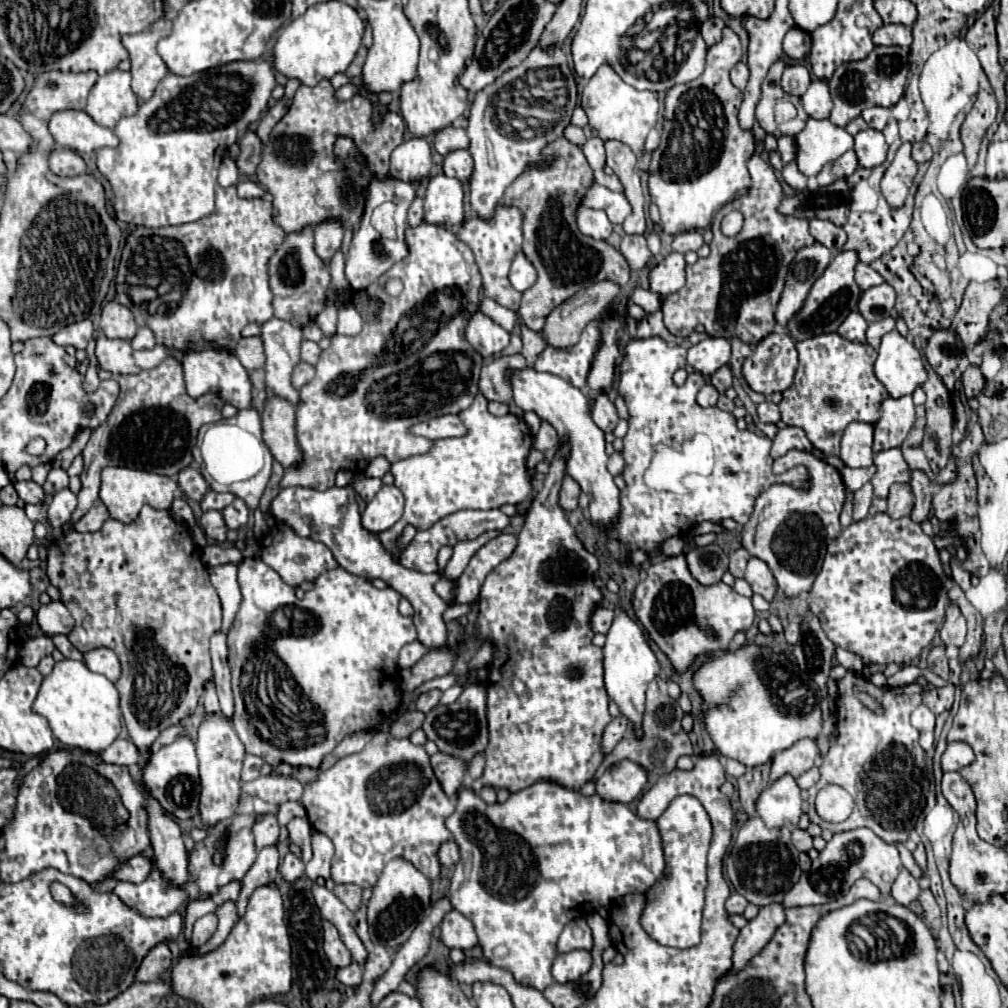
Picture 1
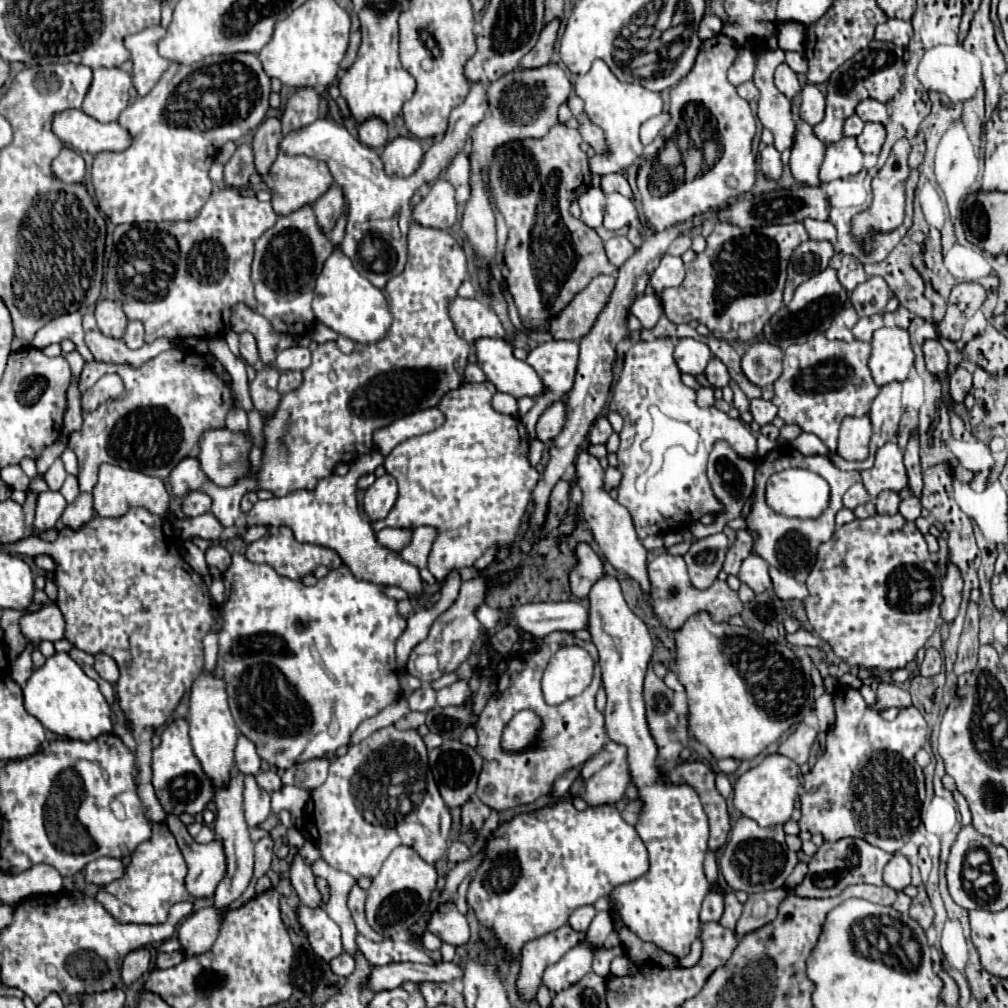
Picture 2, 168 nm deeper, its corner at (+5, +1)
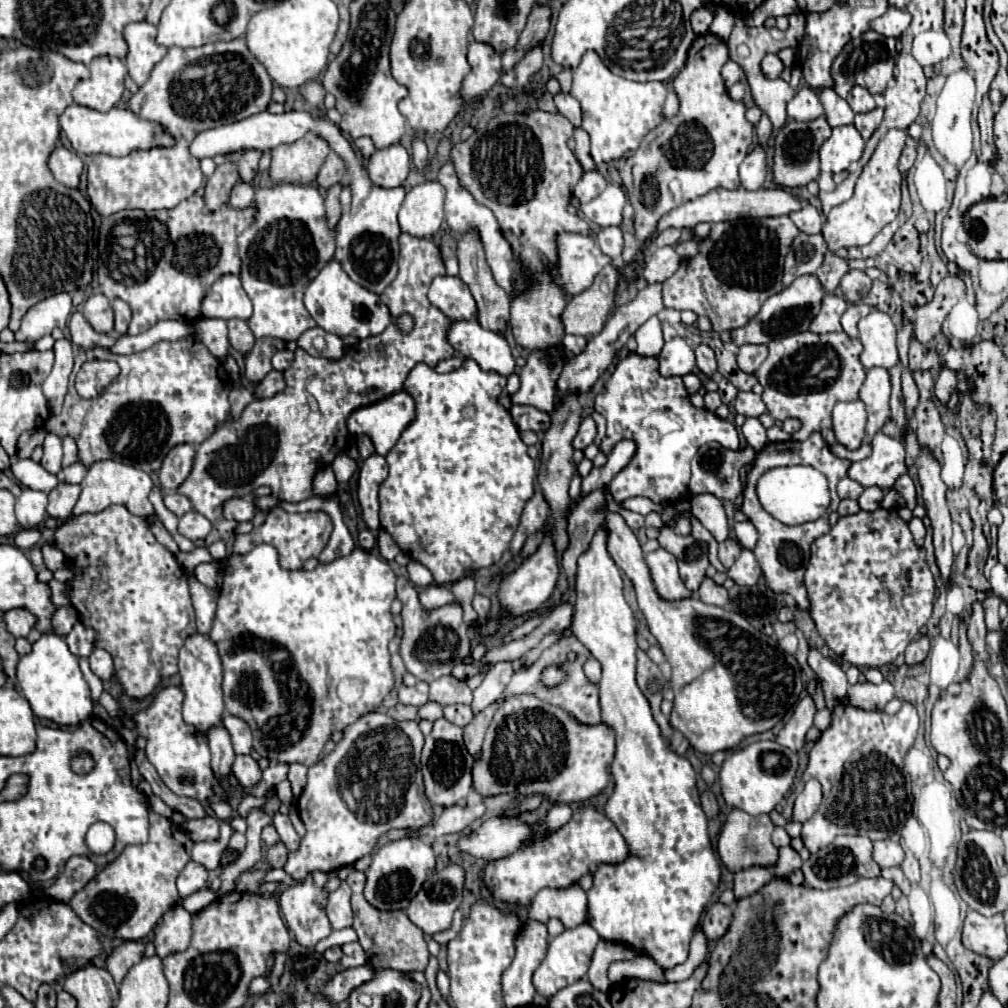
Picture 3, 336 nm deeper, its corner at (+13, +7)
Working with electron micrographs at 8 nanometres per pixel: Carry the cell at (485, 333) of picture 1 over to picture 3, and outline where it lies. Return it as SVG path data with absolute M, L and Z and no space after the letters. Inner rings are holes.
M437 276L429 288L429 300L449 320L471 320L477 314L475 300L459 276Z

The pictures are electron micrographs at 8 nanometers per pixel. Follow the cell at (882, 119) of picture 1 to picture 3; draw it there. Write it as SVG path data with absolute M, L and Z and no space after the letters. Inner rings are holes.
M855 86L849 96L847 96L847 102L849 106L853 108L855 114L863 114L863 112L871 112L877 104L875 104L875 98L869 94L867 88L863 86Z

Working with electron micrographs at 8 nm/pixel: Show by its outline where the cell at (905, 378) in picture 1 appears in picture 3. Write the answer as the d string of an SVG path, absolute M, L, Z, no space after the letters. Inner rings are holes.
M871 310L869 316L859 320L857 328L859 328L859 340L863 344L861 364L865 368L873 366L891 368L899 362L897 344L895 344L897 328L889 314Z

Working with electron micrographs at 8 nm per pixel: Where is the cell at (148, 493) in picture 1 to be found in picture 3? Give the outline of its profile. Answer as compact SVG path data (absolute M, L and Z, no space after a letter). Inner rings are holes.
M99 460L93 462L89 466L87 476L81 482L81 496L73 508L73 516L81 516L81 514L97 514L101 510L105 510L111 504L121 504L125 506L129 512L133 512L135 516L149 516L153 514L153 506L149 502L149 492L153 488L153 480L147 472L123 464L123 462L115 462L115 460Z

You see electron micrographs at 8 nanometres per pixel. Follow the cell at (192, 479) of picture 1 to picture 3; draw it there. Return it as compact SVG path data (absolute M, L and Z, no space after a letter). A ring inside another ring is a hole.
M179 444L165 456L161 470L159 470L159 482L163 490L173 492L181 486L181 482L191 472L193 458L195 458L195 448L191 444Z

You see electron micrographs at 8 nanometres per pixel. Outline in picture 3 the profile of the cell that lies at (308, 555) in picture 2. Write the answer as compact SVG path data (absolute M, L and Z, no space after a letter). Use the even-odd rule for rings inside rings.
M275 508L269 512L267 520L261 526L253 528L253 532L237 534L235 544L233 544L233 552L245 554L245 552L251 552L255 546L265 542L265 544L271 544L279 550L279 564L283 568L299 570L305 560L319 556L319 552L329 542L331 532L333 532L333 522L331 522L329 514L325 514L321 510L319 512L305 512L305 514L289 514L283 508Z

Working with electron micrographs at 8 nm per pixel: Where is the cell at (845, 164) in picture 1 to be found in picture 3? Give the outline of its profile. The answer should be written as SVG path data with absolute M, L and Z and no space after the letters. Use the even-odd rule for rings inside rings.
M853 124L833 128L833 134L823 142L819 156L821 156L821 172L837 174L857 162L863 154L865 140L857 132Z

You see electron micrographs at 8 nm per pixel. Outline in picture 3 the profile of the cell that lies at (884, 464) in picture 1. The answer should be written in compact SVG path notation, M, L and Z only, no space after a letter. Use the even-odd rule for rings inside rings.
M877 432L877 436L873 436L873 454L865 460L853 462L847 476L861 486L879 486L881 490L889 490L901 474L907 474L903 460L903 442Z

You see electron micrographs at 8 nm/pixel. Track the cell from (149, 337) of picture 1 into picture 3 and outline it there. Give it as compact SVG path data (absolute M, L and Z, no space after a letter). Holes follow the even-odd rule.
M115 298L111 304L113 304L113 312L115 312L115 334L125 336L127 326L131 322L131 308L121 298Z

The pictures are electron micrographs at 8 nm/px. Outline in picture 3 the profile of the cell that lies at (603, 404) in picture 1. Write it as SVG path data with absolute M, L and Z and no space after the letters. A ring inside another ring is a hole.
M589 416L589 418L585 418L585 420L581 422L579 432L577 432L577 436L573 438L573 448L585 450L585 448L595 440L595 434L597 434L597 426L595 426L593 418Z

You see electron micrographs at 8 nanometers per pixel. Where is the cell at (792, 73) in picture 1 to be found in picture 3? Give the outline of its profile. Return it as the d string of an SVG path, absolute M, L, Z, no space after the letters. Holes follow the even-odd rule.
M767 54L767 56L763 58L763 62L761 62L761 72L763 72L765 78L779 78L781 70L783 70L783 62L779 60L777 54Z

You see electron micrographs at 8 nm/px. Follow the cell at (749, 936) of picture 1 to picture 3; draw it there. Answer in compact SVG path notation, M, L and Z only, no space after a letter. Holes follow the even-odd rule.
M745 868L735 874L735 898L747 898L755 894L765 882L773 878L771 868Z

